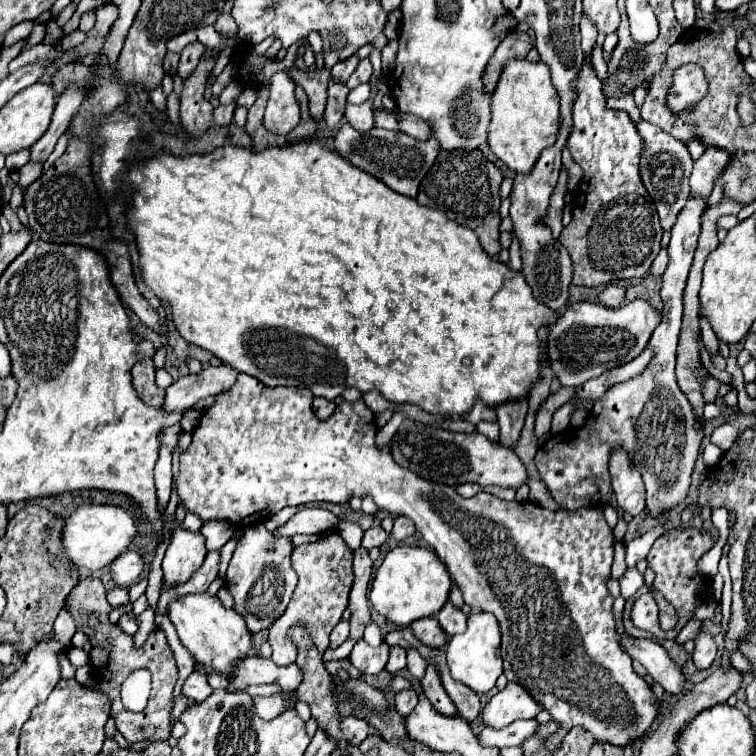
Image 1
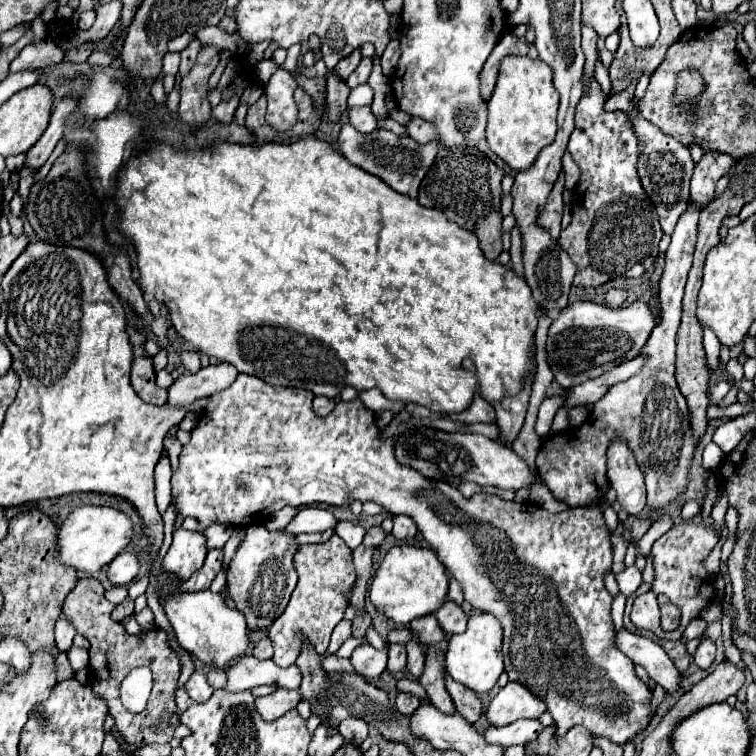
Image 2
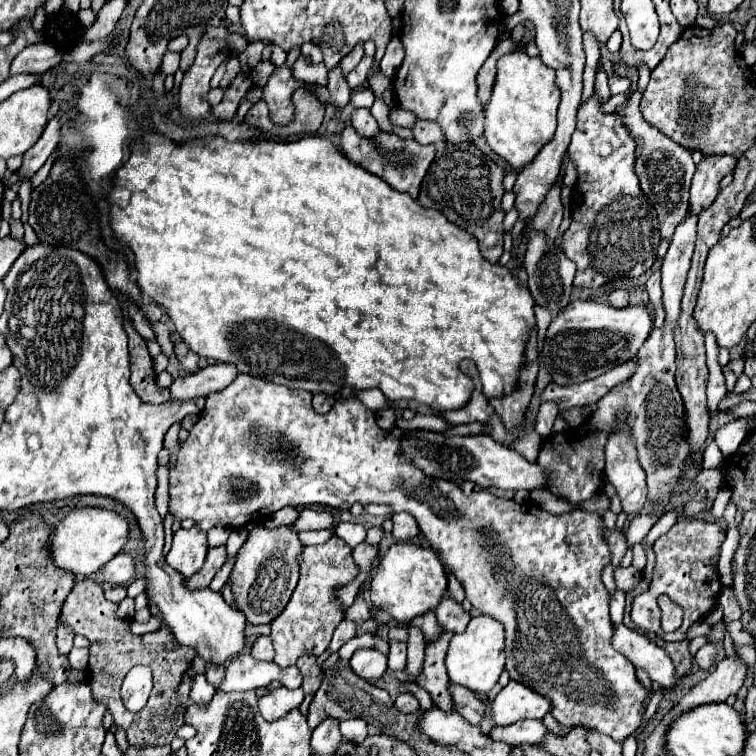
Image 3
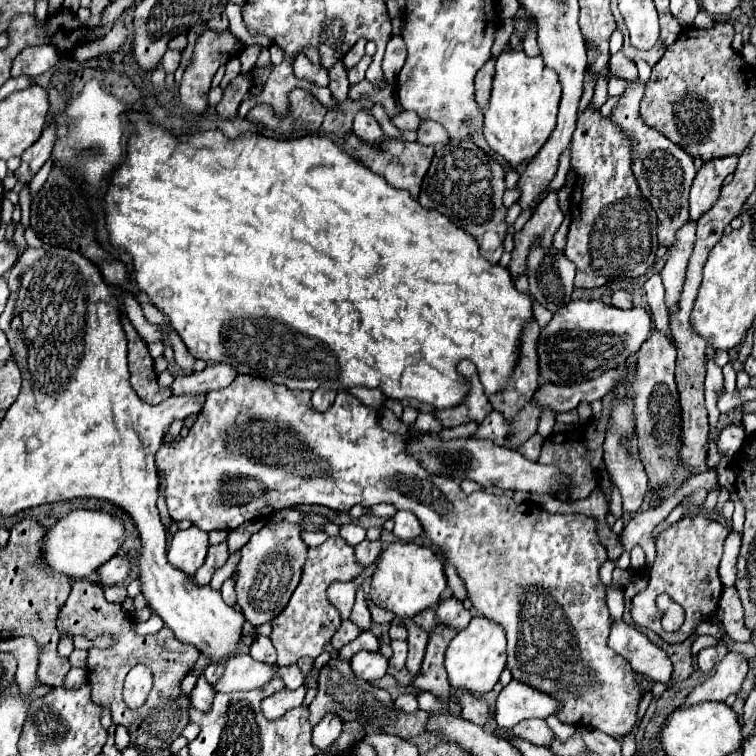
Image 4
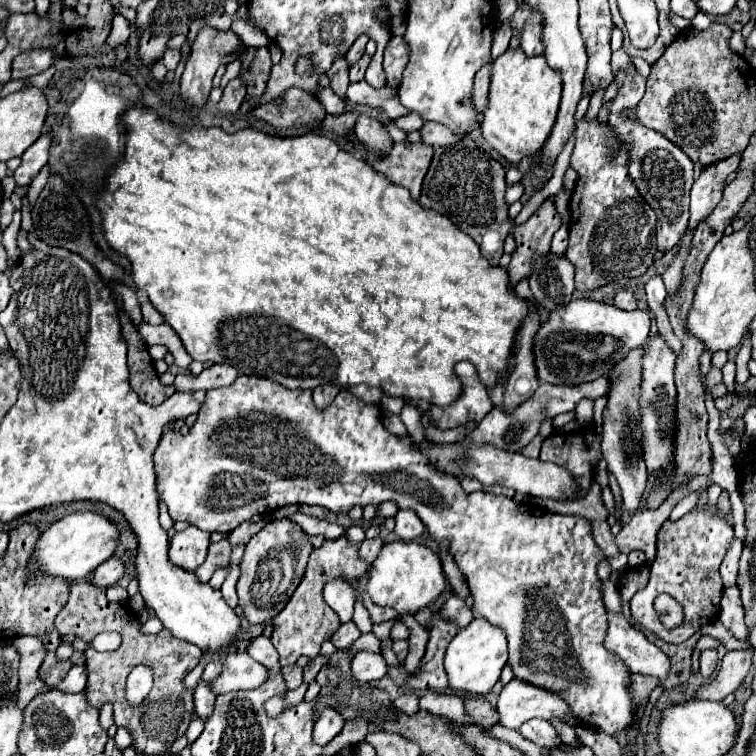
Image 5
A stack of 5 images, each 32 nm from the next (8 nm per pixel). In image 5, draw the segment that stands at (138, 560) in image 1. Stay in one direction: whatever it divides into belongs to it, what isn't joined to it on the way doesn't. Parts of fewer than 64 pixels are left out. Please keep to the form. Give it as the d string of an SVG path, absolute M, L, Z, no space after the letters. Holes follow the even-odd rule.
M108 558L104 564L100 564L100 568L96 568L90 574L90 584L98 586L98 588L108 588L112 584L116 584L124 574L124 564L116 558Z

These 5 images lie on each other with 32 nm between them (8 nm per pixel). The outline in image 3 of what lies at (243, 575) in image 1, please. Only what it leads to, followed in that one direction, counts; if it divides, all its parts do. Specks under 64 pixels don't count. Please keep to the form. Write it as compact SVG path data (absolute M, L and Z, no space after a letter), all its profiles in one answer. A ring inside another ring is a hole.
M292 526L280 528L254 528L238 552L238 560L230 574L232 592L236 598L236 606L244 612L246 620L254 626L270 624L288 604L300 576L300 554L302 542L298 540L298 532Z

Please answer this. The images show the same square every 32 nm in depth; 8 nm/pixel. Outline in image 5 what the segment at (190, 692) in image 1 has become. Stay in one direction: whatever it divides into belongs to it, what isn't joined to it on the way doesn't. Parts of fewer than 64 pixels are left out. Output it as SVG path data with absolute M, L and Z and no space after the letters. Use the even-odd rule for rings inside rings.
M200 682L200 684L196 686L196 690L194 690L194 700L196 700L196 714L198 714L202 720L206 720L206 718L212 714L212 710L214 710L216 694L210 690L208 684Z

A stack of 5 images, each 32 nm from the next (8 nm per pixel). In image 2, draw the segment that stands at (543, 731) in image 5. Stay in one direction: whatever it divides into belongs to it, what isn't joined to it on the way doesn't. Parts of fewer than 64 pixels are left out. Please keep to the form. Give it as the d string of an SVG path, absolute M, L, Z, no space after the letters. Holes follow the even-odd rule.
M516 720L514 724L502 726L502 728L494 728L490 726L484 732L484 738L490 744L504 744L504 746L524 746L526 742L532 742L538 738L538 734L542 732L542 724L538 720Z

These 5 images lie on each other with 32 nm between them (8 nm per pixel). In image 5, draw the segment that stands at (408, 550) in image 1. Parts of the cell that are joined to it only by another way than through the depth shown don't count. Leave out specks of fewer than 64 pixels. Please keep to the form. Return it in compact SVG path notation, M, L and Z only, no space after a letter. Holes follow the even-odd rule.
M396 540L386 544L372 562L366 592L370 594L370 600L374 604L392 606L398 610L398 614L404 614L404 612L418 612L424 606L432 606L436 598L444 592L444 588L446 576L438 554L424 544Z

